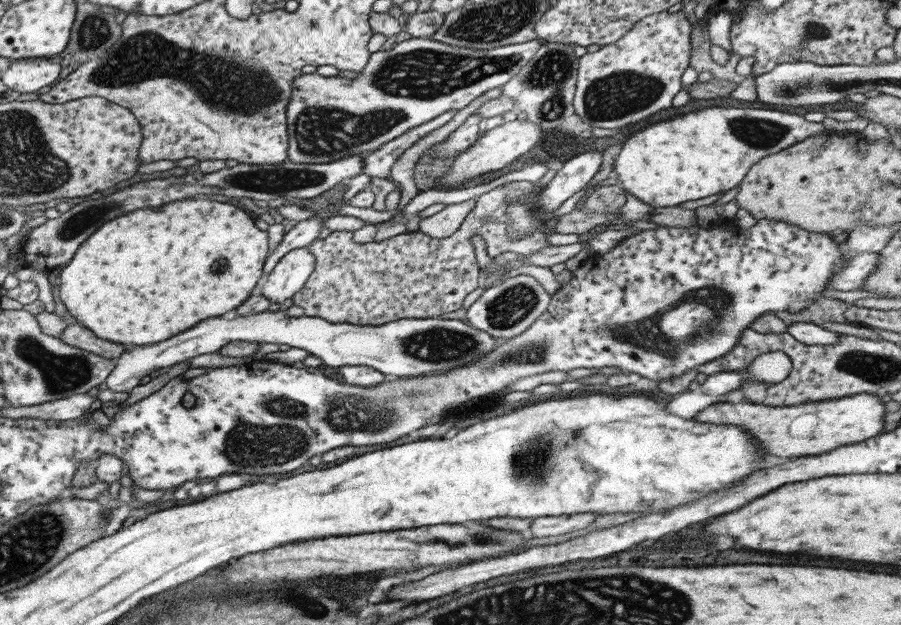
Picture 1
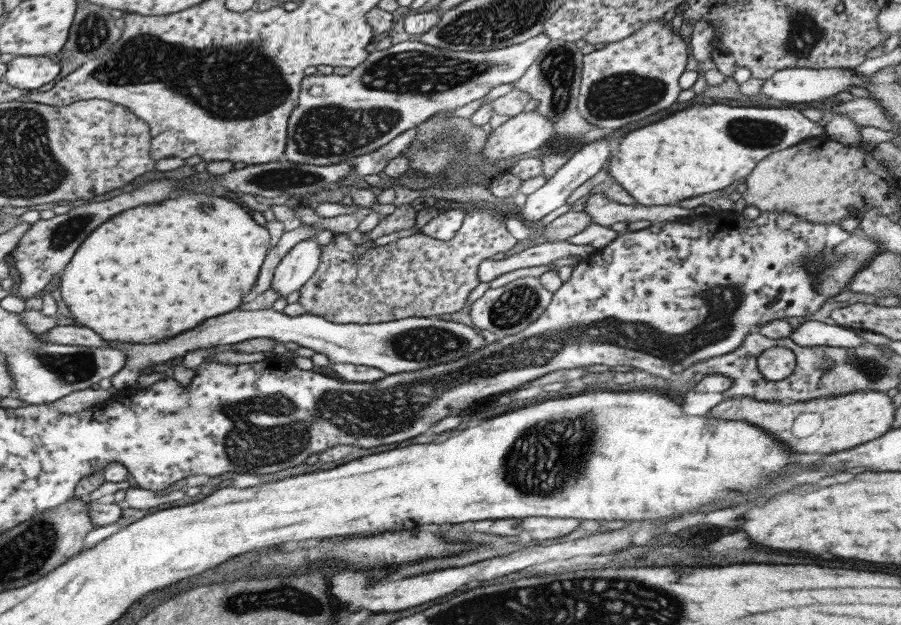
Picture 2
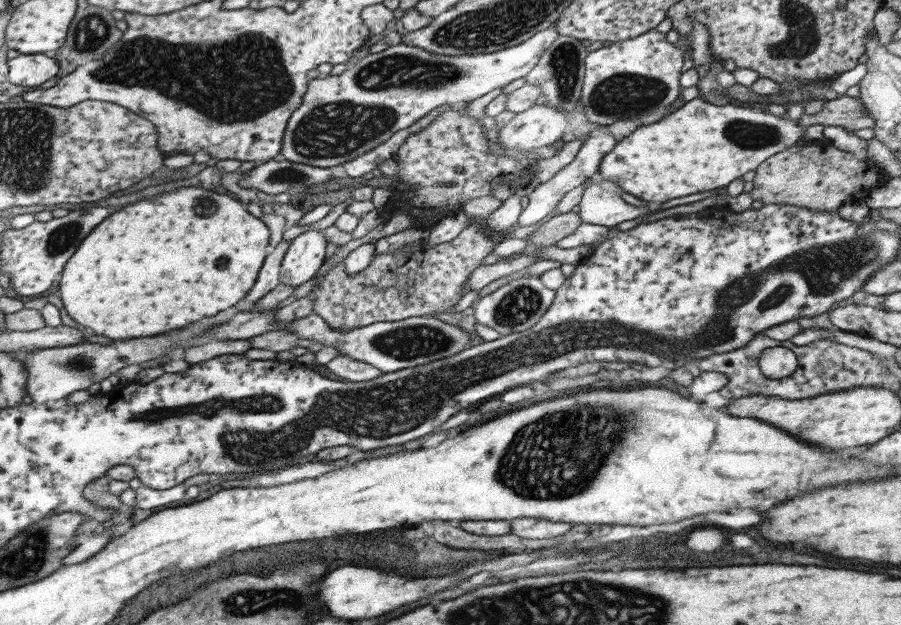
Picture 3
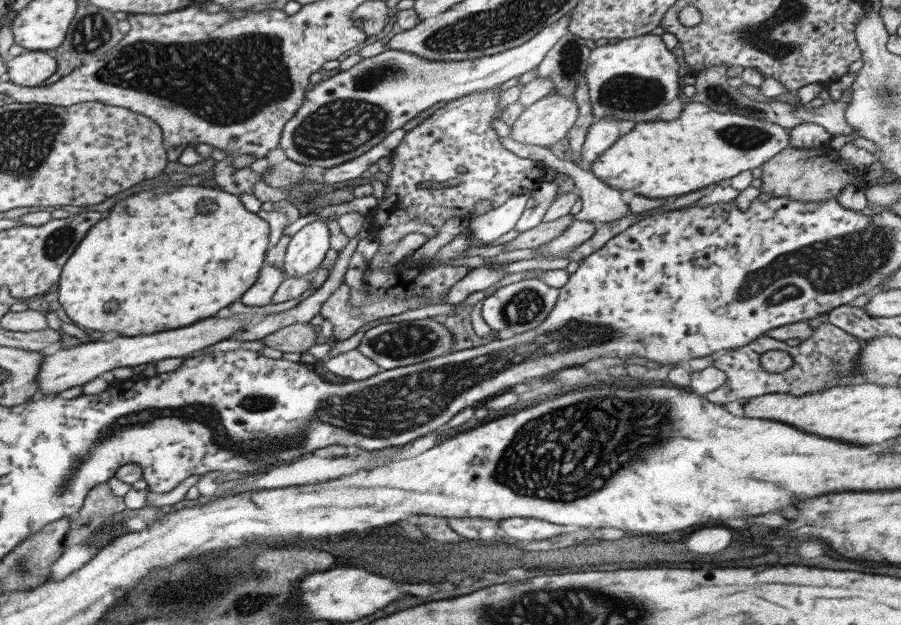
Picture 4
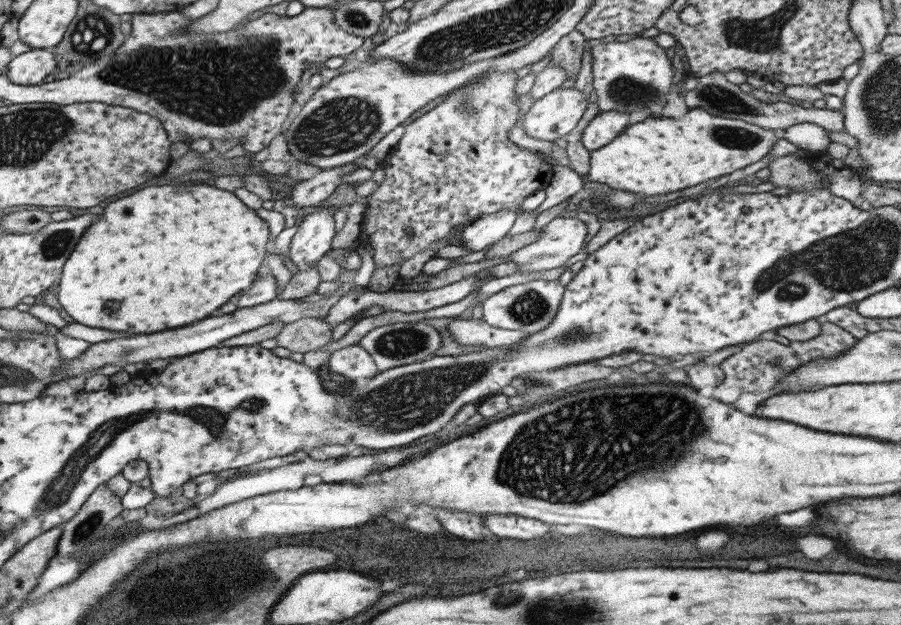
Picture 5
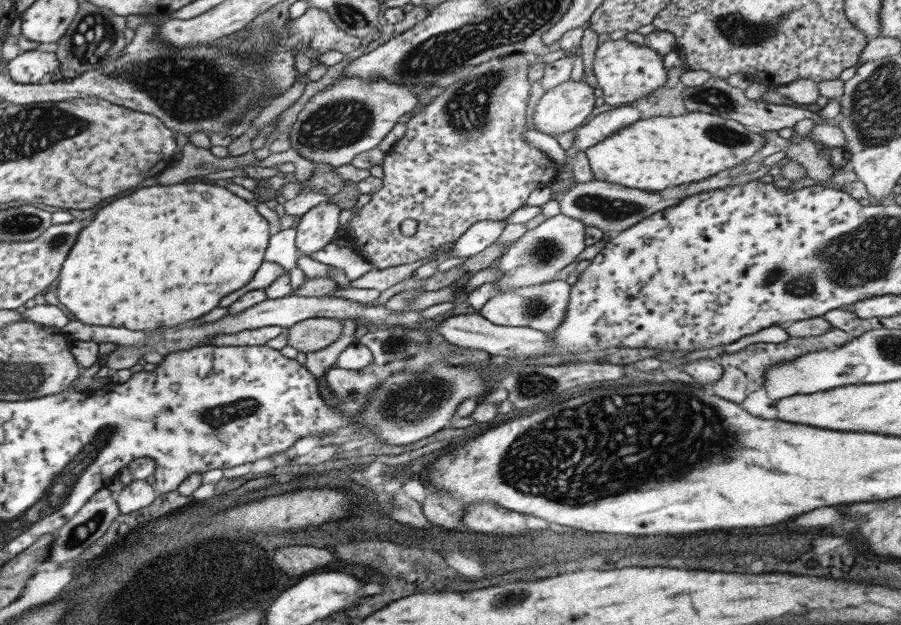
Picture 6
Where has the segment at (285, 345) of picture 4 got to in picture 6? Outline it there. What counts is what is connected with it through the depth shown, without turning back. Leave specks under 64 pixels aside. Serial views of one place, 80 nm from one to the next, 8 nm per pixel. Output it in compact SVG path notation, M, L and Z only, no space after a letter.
M307 318L285 330L286 345L298 352L315 352L337 340L341 331L341 322L335 318Z

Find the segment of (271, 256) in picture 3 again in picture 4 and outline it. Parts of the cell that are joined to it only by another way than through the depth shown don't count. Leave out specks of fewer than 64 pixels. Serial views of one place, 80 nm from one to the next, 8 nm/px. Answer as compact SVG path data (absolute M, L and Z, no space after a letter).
M263 265L253 283L239 298L242 305L261 307L269 305L271 296L284 278L283 272L272 265Z

